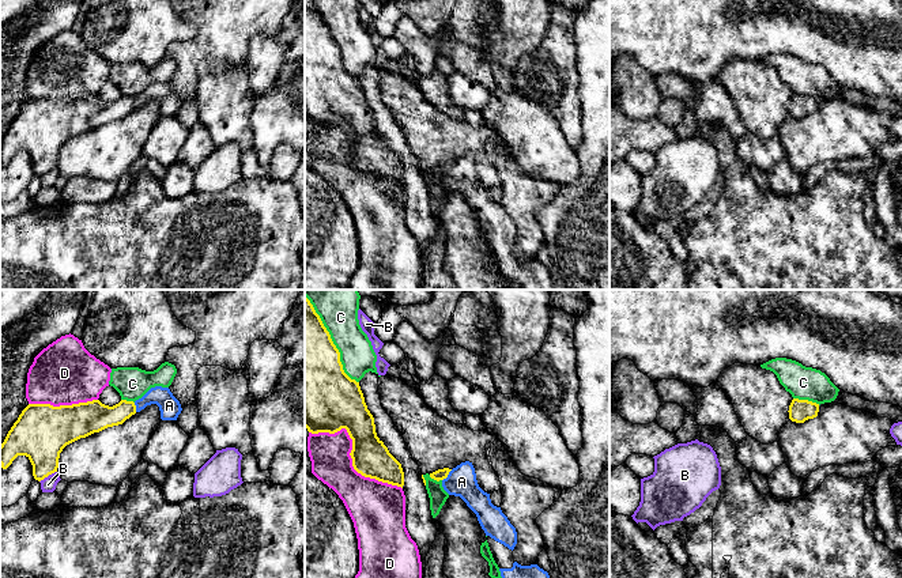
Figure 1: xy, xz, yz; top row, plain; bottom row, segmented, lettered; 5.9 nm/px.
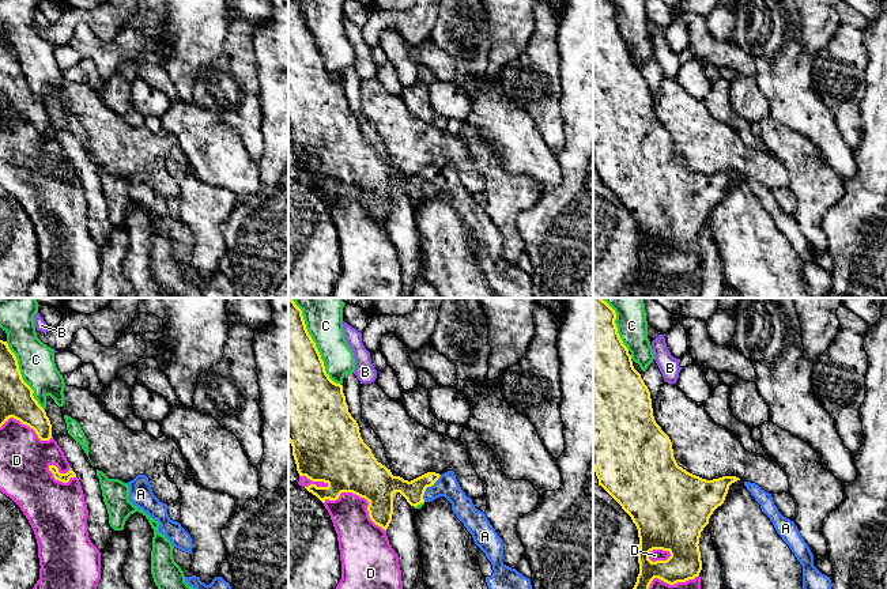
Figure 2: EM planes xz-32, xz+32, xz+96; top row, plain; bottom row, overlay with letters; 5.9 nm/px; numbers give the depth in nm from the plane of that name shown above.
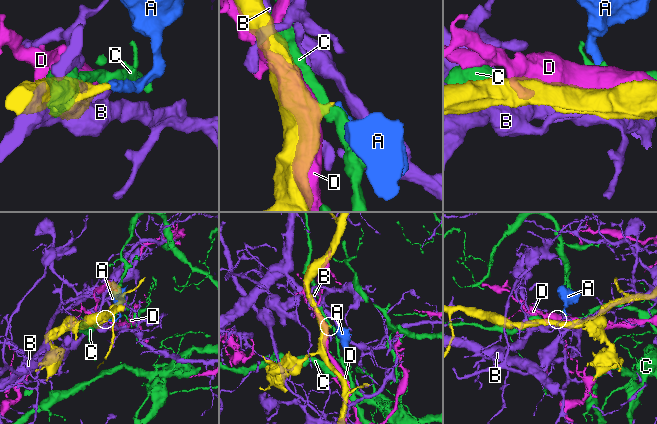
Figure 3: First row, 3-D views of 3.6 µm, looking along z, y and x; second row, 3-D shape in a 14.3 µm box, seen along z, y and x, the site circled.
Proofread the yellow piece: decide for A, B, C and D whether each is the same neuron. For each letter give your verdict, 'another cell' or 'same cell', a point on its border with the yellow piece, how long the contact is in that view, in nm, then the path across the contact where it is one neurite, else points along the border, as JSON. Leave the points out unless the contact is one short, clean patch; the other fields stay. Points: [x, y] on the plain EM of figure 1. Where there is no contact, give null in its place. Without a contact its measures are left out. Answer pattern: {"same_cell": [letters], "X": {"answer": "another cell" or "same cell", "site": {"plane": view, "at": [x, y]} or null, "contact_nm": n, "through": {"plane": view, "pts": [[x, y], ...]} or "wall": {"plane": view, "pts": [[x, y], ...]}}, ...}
{"same_cell": ["A"], "A": {"answer": "same cell", "site": {"plane": "xz", "at": [448, 169]}, "contact_nm": 90, "through": {"plane": "xz", "pts": [[438, 170], [448, 169], [456, 177], [461, 177]]}}, "B": {"answer": "another cell", "site": {"plane": "xy", "at": [48, 170]}, "contact_nm": 120}, "C": {"answer": "another cell", "site": {"plane": "xz", "at": [335, 41]}, "contact_nm": 550}, "D": {"answer": "another cell", "site": {"plane": "xz", "at": [350, 150]}, "contact_nm": 650}}

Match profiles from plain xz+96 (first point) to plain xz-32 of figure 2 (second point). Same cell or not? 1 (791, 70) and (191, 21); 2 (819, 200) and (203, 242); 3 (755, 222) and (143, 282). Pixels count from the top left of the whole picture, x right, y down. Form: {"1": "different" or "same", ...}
{"1": "different", "2": "same", "3": "same"}

